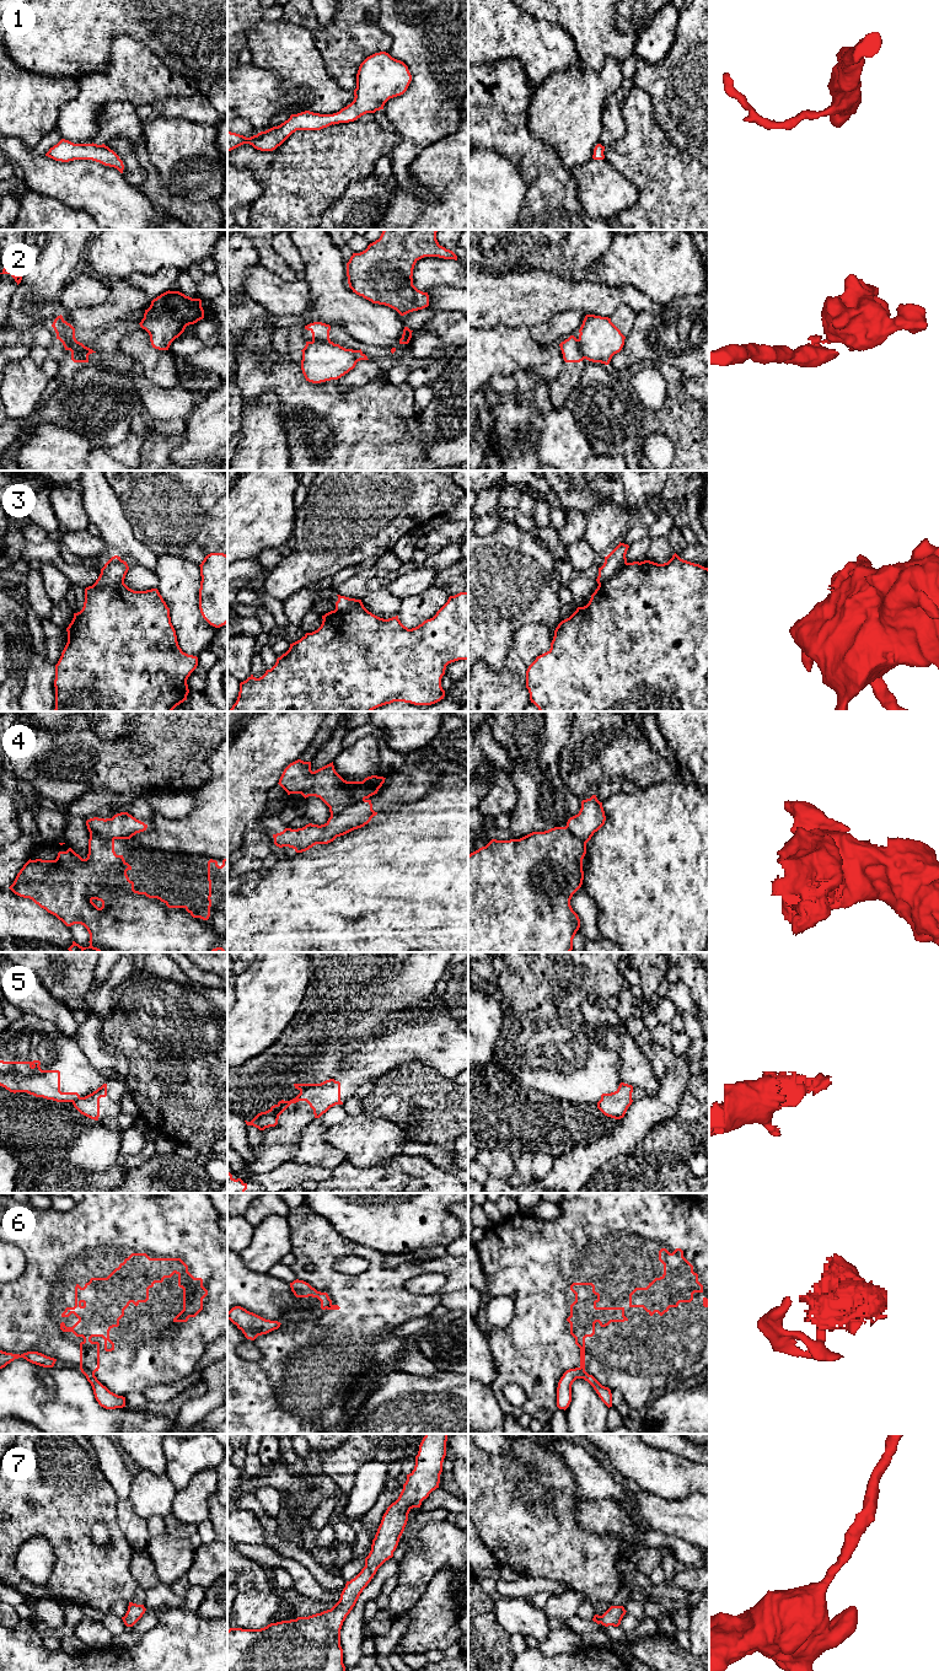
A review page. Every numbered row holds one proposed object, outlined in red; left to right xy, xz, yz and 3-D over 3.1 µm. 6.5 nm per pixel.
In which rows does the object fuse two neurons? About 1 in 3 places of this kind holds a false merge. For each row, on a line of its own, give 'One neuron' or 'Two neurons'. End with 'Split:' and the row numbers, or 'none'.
1: One neuron
2: Two neurons
3: Two neurons
4: Two neurons
5: Two neurons
6: Two neurons
7: One neuron
Split: 2, 3, 4, 5, 6

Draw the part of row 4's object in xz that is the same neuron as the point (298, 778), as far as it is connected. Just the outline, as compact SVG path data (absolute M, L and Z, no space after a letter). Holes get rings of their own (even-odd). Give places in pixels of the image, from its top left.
M297 759L284 769L278 784L288 795L320 797L329 807L331 815L338 815L377 794L385 779L371 775L363 781L347 781L336 772L333 762L312 772L311 762Z

